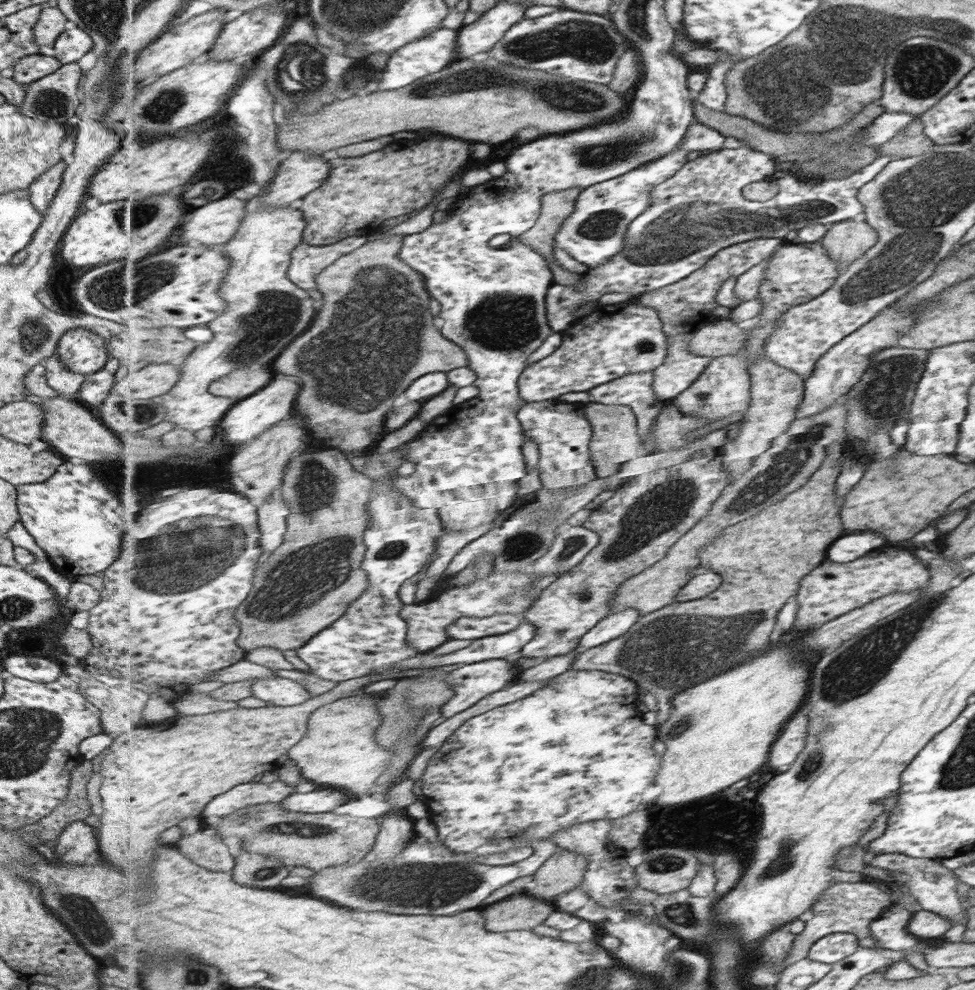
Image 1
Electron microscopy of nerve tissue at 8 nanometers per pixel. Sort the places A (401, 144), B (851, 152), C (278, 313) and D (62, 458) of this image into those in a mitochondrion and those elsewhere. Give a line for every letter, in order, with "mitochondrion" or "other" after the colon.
A: other
B: mitochondrion
C: mitochondrion
D: other

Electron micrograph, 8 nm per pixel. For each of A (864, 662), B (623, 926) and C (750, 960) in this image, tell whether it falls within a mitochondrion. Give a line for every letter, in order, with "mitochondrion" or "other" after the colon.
A: mitochondrion
B: other
C: other

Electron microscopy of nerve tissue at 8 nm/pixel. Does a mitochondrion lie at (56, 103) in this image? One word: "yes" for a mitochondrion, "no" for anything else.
yes

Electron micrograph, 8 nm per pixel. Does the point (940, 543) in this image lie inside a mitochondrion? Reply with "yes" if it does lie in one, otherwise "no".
no

